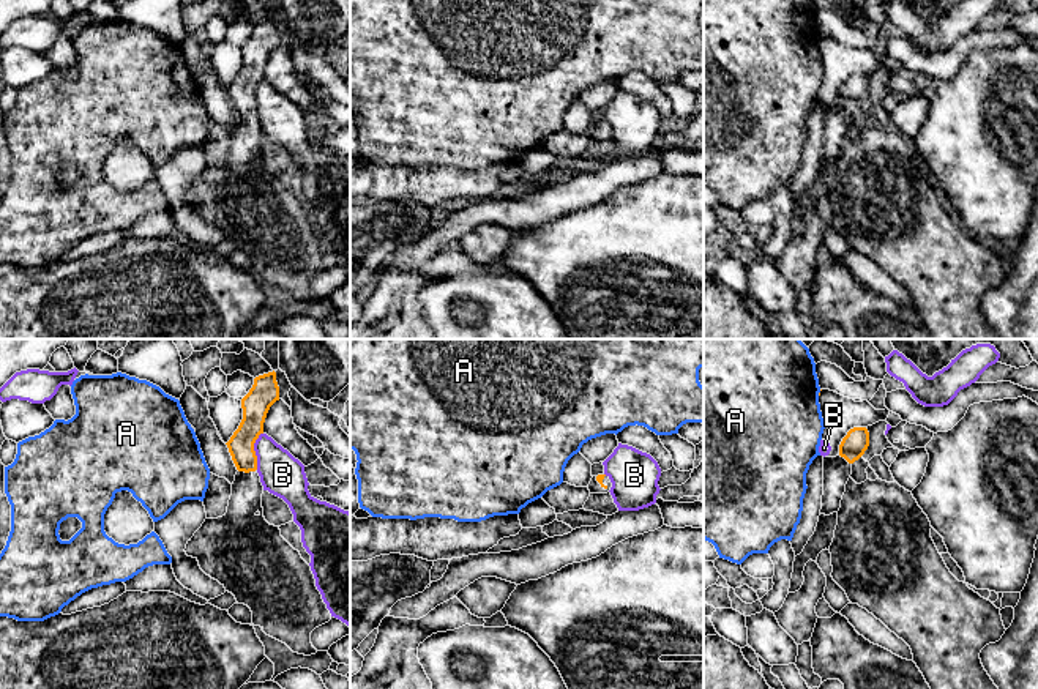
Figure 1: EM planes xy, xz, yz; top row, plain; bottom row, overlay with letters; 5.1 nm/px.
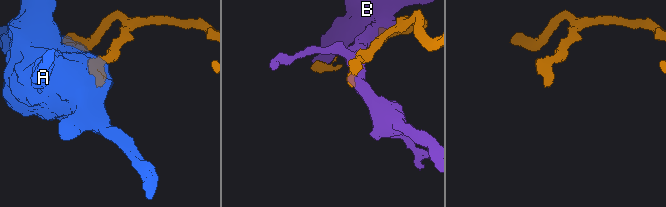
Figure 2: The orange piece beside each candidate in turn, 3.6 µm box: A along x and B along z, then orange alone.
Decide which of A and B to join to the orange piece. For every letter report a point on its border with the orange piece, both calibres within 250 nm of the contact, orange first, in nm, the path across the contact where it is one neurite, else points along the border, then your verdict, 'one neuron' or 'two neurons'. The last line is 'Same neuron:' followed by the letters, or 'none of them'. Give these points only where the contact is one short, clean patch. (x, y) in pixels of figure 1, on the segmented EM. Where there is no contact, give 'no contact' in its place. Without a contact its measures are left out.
A: meets orange in yz at (819, 393); 20 nm thick on the orange side, 500 nm on the other; border along yz (821, 390), (817, 394); two neurons
B: meets orange in xy at (254, 451); 140 nm thick on the orange side, 220 nm on the other; two neurons
Same neuron: none of them

